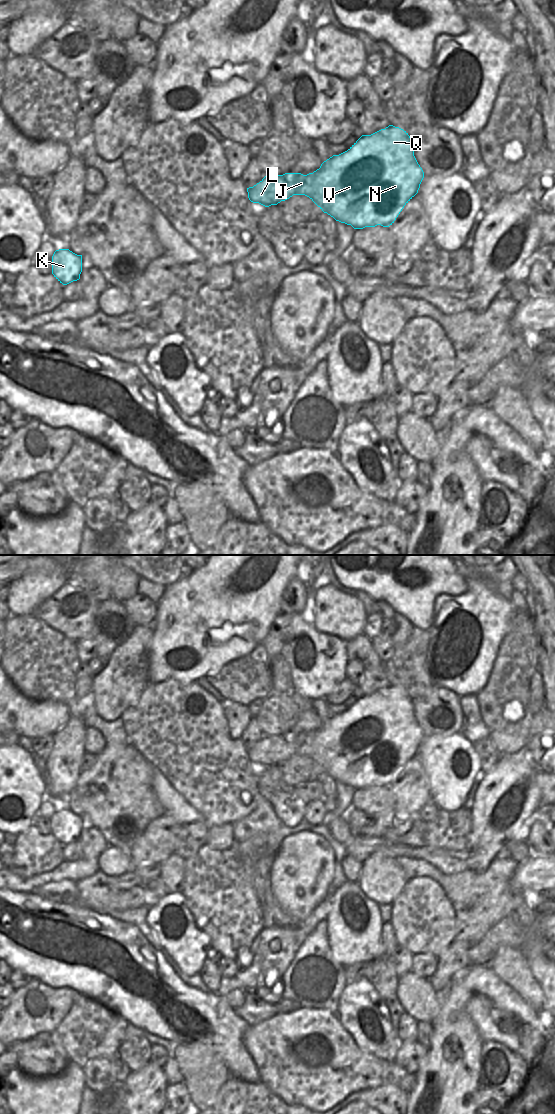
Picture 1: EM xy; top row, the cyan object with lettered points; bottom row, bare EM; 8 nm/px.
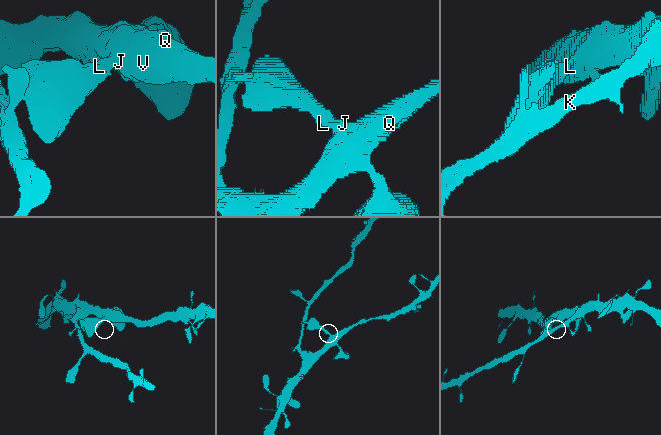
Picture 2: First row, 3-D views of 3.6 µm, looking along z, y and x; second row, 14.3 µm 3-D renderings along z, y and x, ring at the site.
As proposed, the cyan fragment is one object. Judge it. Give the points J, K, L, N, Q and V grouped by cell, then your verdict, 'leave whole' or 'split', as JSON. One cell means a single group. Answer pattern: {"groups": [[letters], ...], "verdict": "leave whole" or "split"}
{"groups": [["J", "K", "L", "N", "Q", "V"]], "verdict": "leave whole"}

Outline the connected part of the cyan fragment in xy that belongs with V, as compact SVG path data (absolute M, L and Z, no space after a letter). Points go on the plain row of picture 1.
M389 685L385 689L381 689L371 695L362 695L347 711L339 715L333 715L332 717L324 721L321 724L320 728L314 731L313 733L309 733L307 735L303 735L301 733L285 733L283 735L273 735L271 737L265 736L259 743L254 745L253 747L247 748L247 752L248 758L251 762L259 763L265 767L277 765L281 761L289 759L293 755L305 755L309 757L324 773L327 773L328 775L333 777L336 781L345 783L347 785L351 785L354 789L375 787L377 785L389 787L394 783L394 781L404 768L404 766L418 753L423 738L424 732L414 716L413 700L410 698L408 693L403 689L395 687L393 685Z

